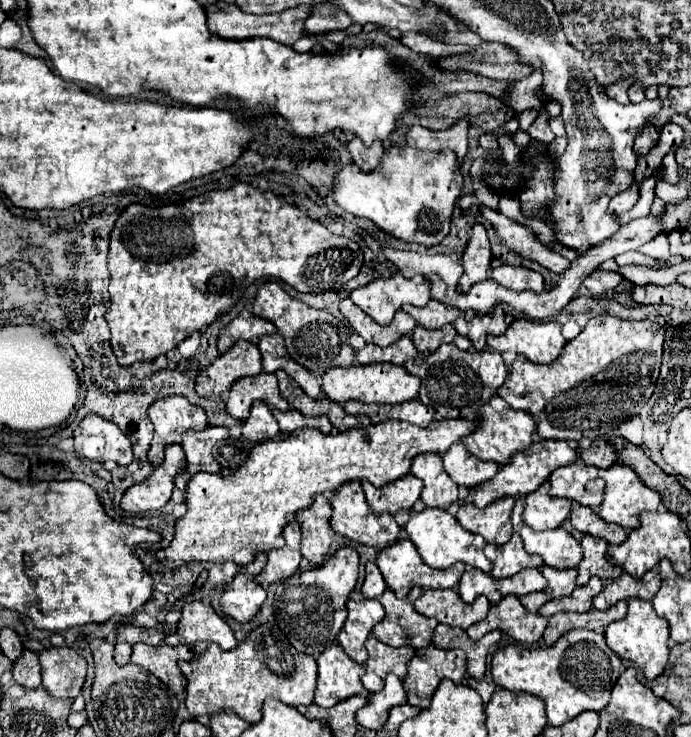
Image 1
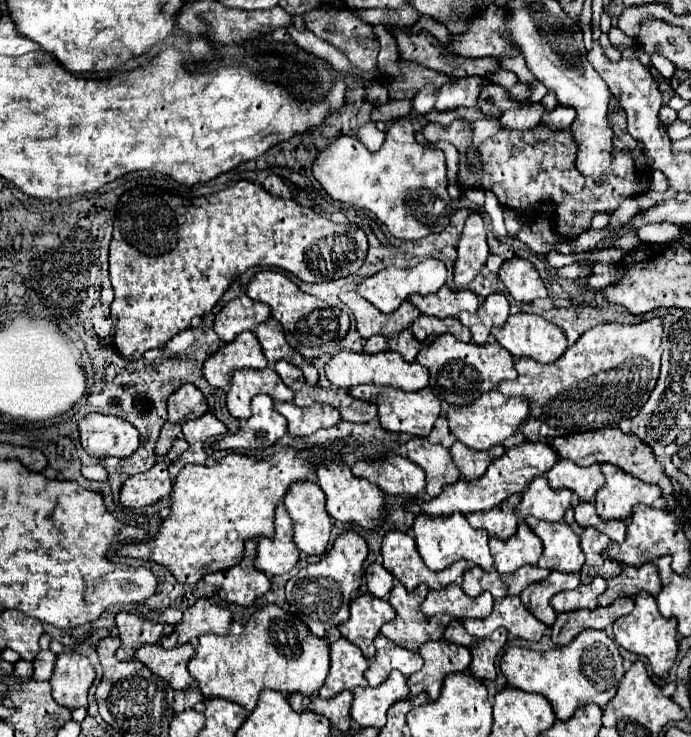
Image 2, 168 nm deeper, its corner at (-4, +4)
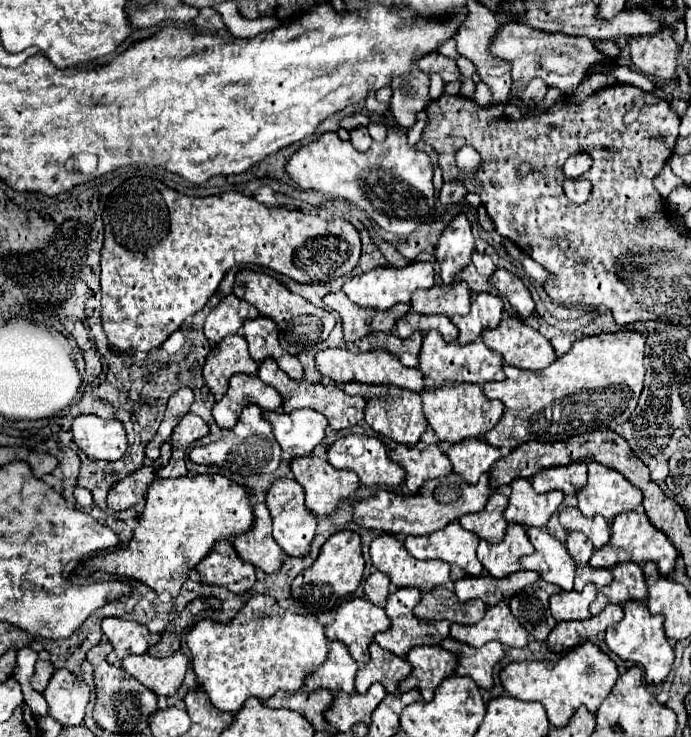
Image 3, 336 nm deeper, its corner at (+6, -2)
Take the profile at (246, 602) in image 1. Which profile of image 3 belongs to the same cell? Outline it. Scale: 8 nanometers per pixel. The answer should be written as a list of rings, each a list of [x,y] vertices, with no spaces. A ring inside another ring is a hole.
[[[229,540],[217,542],[209,556],[195,566],[195,570],[199,572],[203,584],[225,586],[235,594],[243,594],[255,584],[255,566],[243,562],[233,546],[229,546]]]

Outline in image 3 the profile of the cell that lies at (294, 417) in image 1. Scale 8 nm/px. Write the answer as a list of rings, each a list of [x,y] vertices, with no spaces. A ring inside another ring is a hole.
[[[303,408],[293,414],[263,412],[273,426],[273,436],[289,456],[309,456],[317,444],[323,442],[327,418],[315,410]]]

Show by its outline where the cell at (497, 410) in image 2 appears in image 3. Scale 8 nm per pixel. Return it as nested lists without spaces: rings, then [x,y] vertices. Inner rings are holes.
[[[457,382],[457,386],[435,386],[421,390],[423,398],[423,414],[429,426],[435,430],[439,440],[447,440],[457,444],[465,438],[479,438],[489,432],[503,416],[505,406],[499,400],[491,400],[483,394],[481,386],[473,386],[473,382]]]

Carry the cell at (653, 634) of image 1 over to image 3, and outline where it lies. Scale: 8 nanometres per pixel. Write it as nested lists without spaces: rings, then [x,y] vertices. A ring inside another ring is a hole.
[[[629,600],[625,606],[625,618],[617,624],[617,626],[609,626],[607,634],[605,634],[605,644],[611,652],[615,652],[619,658],[623,660],[631,660],[635,664],[639,664],[645,672],[645,680],[649,684],[661,684],[667,674],[671,672],[673,660],[675,660],[675,652],[667,642],[667,636],[663,632],[663,618],[659,614],[649,614],[647,604],[639,602],[639,600]]]

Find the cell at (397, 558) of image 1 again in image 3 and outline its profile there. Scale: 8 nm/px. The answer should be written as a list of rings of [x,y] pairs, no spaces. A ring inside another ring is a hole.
[[[381,534],[371,542],[369,548],[373,566],[387,574],[397,588],[415,586],[421,592],[429,592],[443,586],[451,576],[451,566],[437,560],[417,560],[413,558],[403,542],[391,534]]]

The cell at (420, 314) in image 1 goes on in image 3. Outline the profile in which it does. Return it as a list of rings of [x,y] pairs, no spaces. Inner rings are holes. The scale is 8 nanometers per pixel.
[[[465,282],[453,286],[433,286],[429,290],[417,290],[411,298],[411,310],[417,314],[467,314],[471,304],[471,294]]]

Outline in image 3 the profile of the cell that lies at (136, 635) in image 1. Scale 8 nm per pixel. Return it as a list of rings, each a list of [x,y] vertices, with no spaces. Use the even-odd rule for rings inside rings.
[[[105,618],[101,630],[113,644],[113,652],[107,656],[111,664],[119,664],[129,654],[145,654],[149,646],[159,642],[159,634],[149,632],[147,626],[121,618]]]

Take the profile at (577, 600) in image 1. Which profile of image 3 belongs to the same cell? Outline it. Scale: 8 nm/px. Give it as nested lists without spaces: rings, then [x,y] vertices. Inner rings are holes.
[[[587,584],[583,592],[559,592],[551,598],[551,614],[557,622],[563,620],[587,620],[589,604],[595,600],[597,588],[593,584]]]

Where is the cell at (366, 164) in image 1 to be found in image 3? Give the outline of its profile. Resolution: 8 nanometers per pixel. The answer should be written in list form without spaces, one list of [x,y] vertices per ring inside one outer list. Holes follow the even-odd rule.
[[[359,126],[359,128],[355,128],[355,130],[351,130],[351,144],[357,148],[357,150],[361,150],[361,152],[365,152],[369,146],[371,146],[371,136],[369,136],[369,132],[367,132],[367,128],[365,126]]]

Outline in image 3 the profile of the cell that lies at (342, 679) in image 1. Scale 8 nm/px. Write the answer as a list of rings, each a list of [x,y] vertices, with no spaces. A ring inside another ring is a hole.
[[[331,642],[327,660],[305,680],[305,686],[309,690],[325,688],[329,692],[347,692],[355,694],[355,674],[357,674],[357,662],[351,658],[347,646],[343,642]]]

